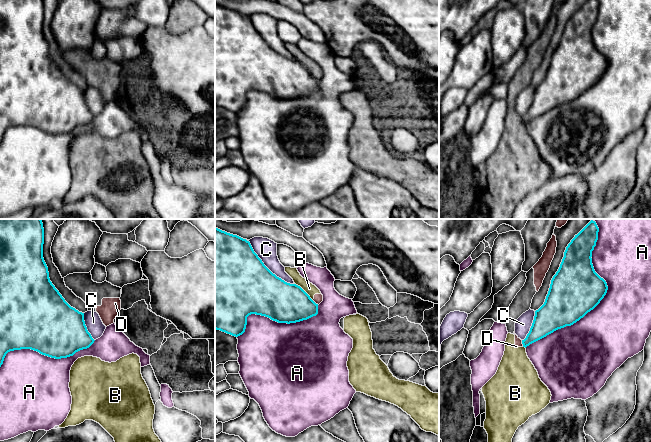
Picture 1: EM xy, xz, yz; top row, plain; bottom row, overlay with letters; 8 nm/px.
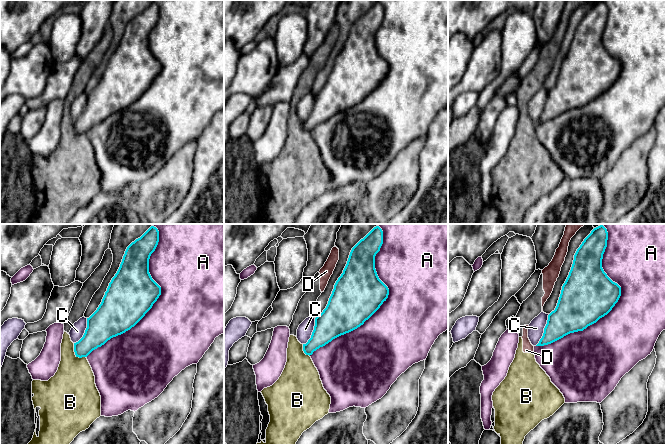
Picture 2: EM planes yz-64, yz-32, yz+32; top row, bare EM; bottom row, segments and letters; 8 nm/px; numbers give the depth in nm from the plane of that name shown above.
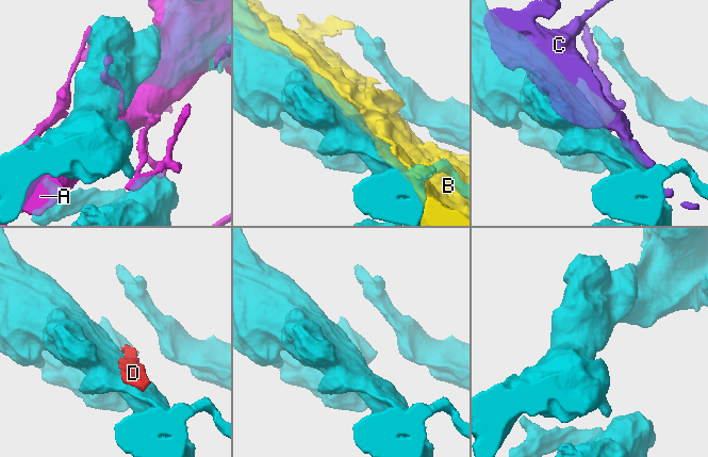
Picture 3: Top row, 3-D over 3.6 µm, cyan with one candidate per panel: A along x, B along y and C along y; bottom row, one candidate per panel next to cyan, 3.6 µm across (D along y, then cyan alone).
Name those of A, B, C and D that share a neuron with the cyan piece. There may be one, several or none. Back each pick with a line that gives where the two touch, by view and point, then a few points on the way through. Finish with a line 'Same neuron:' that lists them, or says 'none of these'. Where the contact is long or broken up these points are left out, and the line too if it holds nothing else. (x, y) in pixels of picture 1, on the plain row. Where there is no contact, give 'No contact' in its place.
Same neuron: none of these

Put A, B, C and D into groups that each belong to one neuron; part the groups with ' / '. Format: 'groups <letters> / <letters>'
groups A / B D / C

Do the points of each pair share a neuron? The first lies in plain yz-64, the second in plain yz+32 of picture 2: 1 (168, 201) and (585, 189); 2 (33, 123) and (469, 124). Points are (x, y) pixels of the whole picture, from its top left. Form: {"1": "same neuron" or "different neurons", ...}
{"1": "different neurons", "2": "different neurons"}

